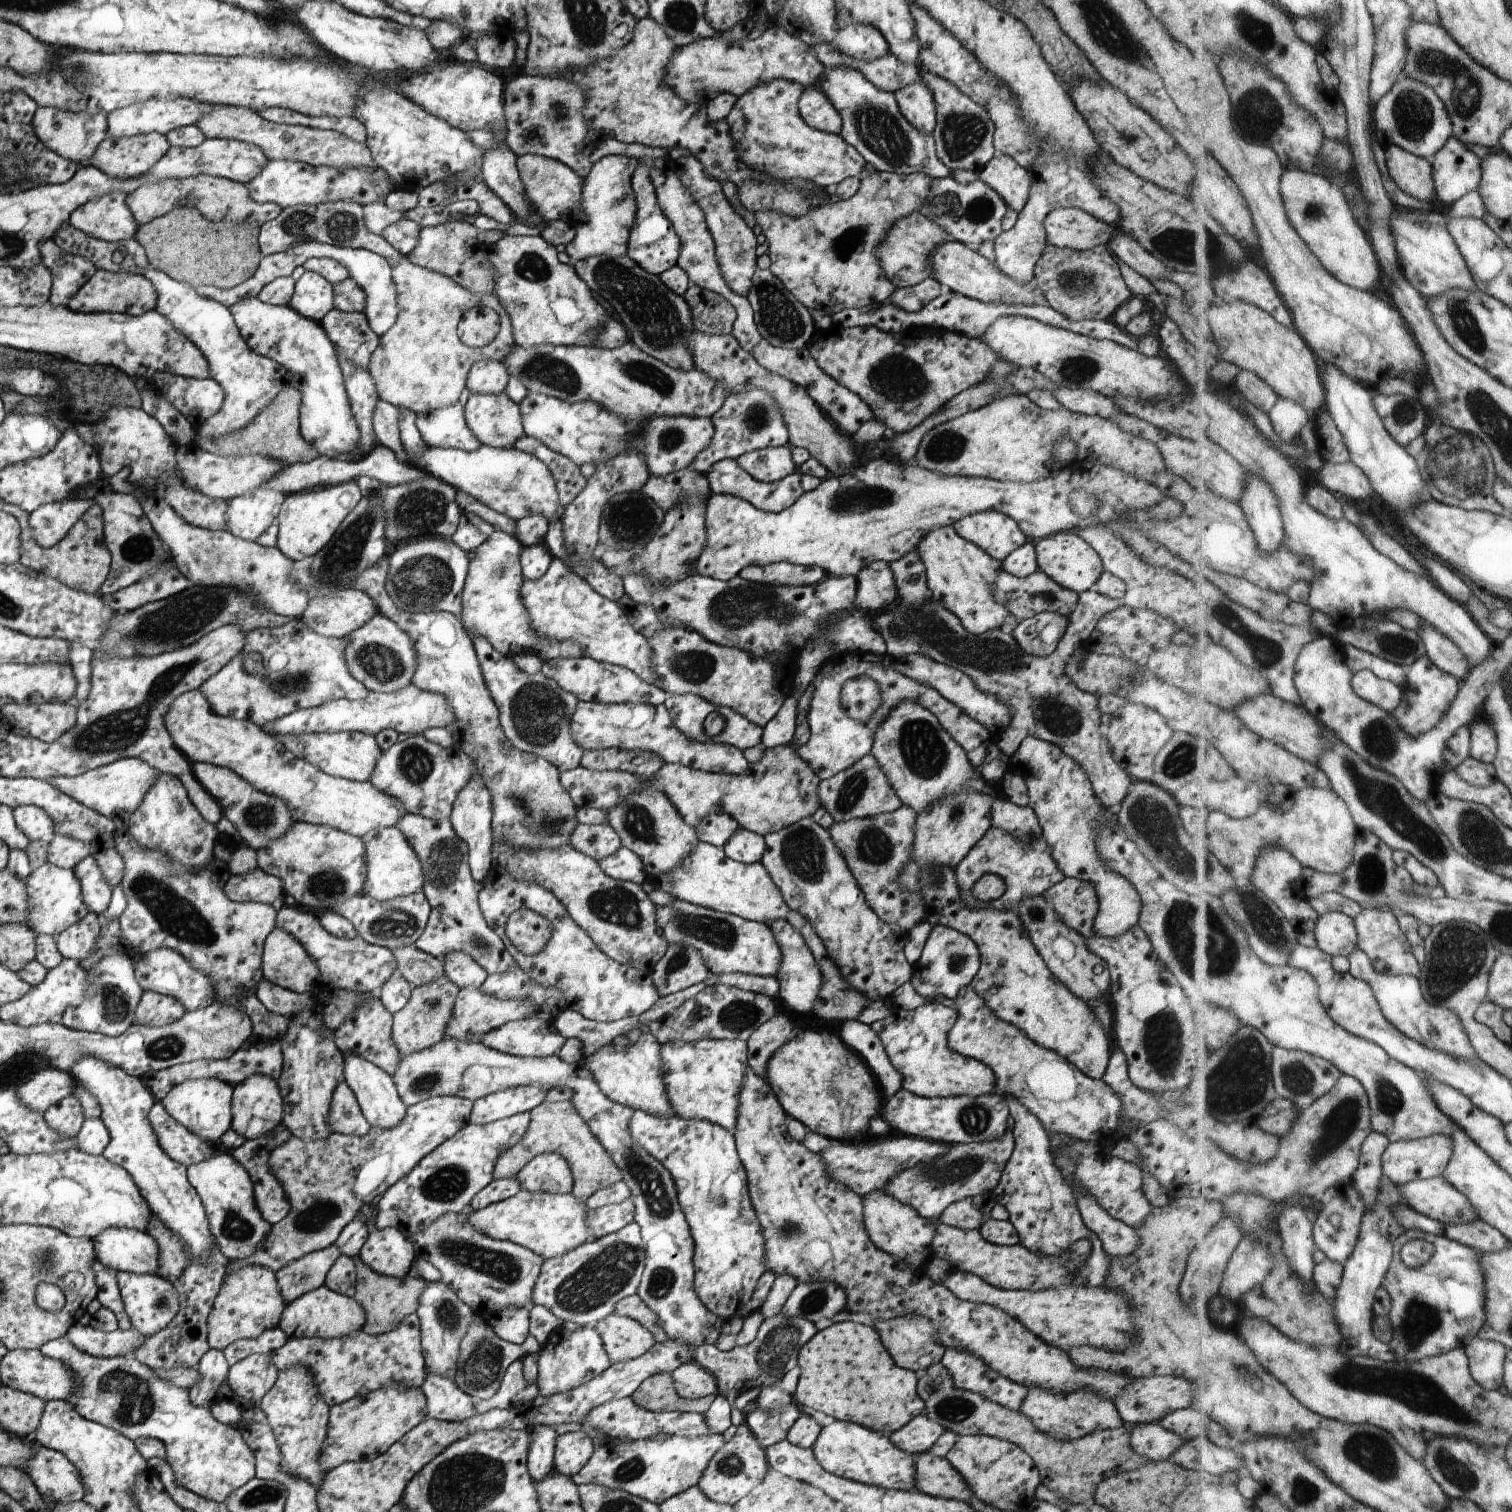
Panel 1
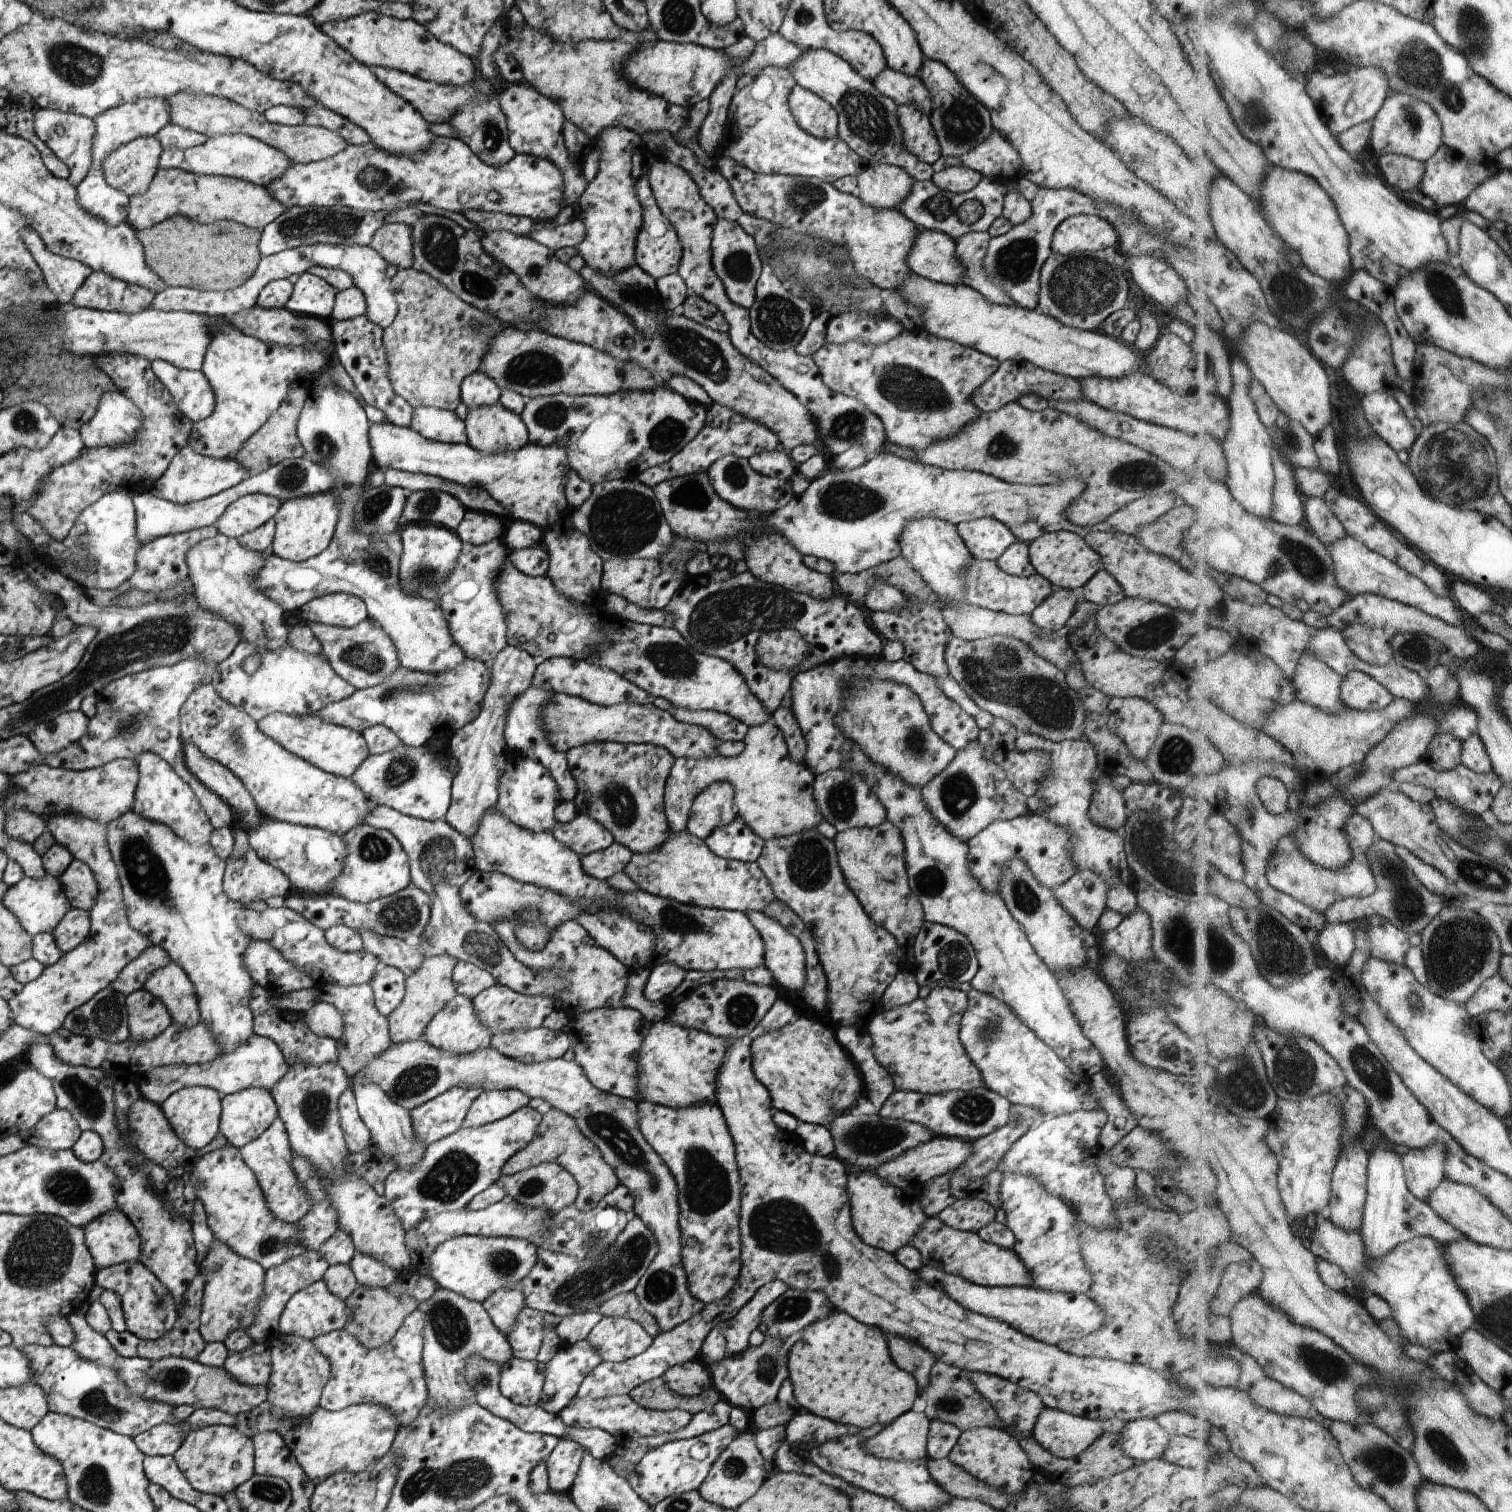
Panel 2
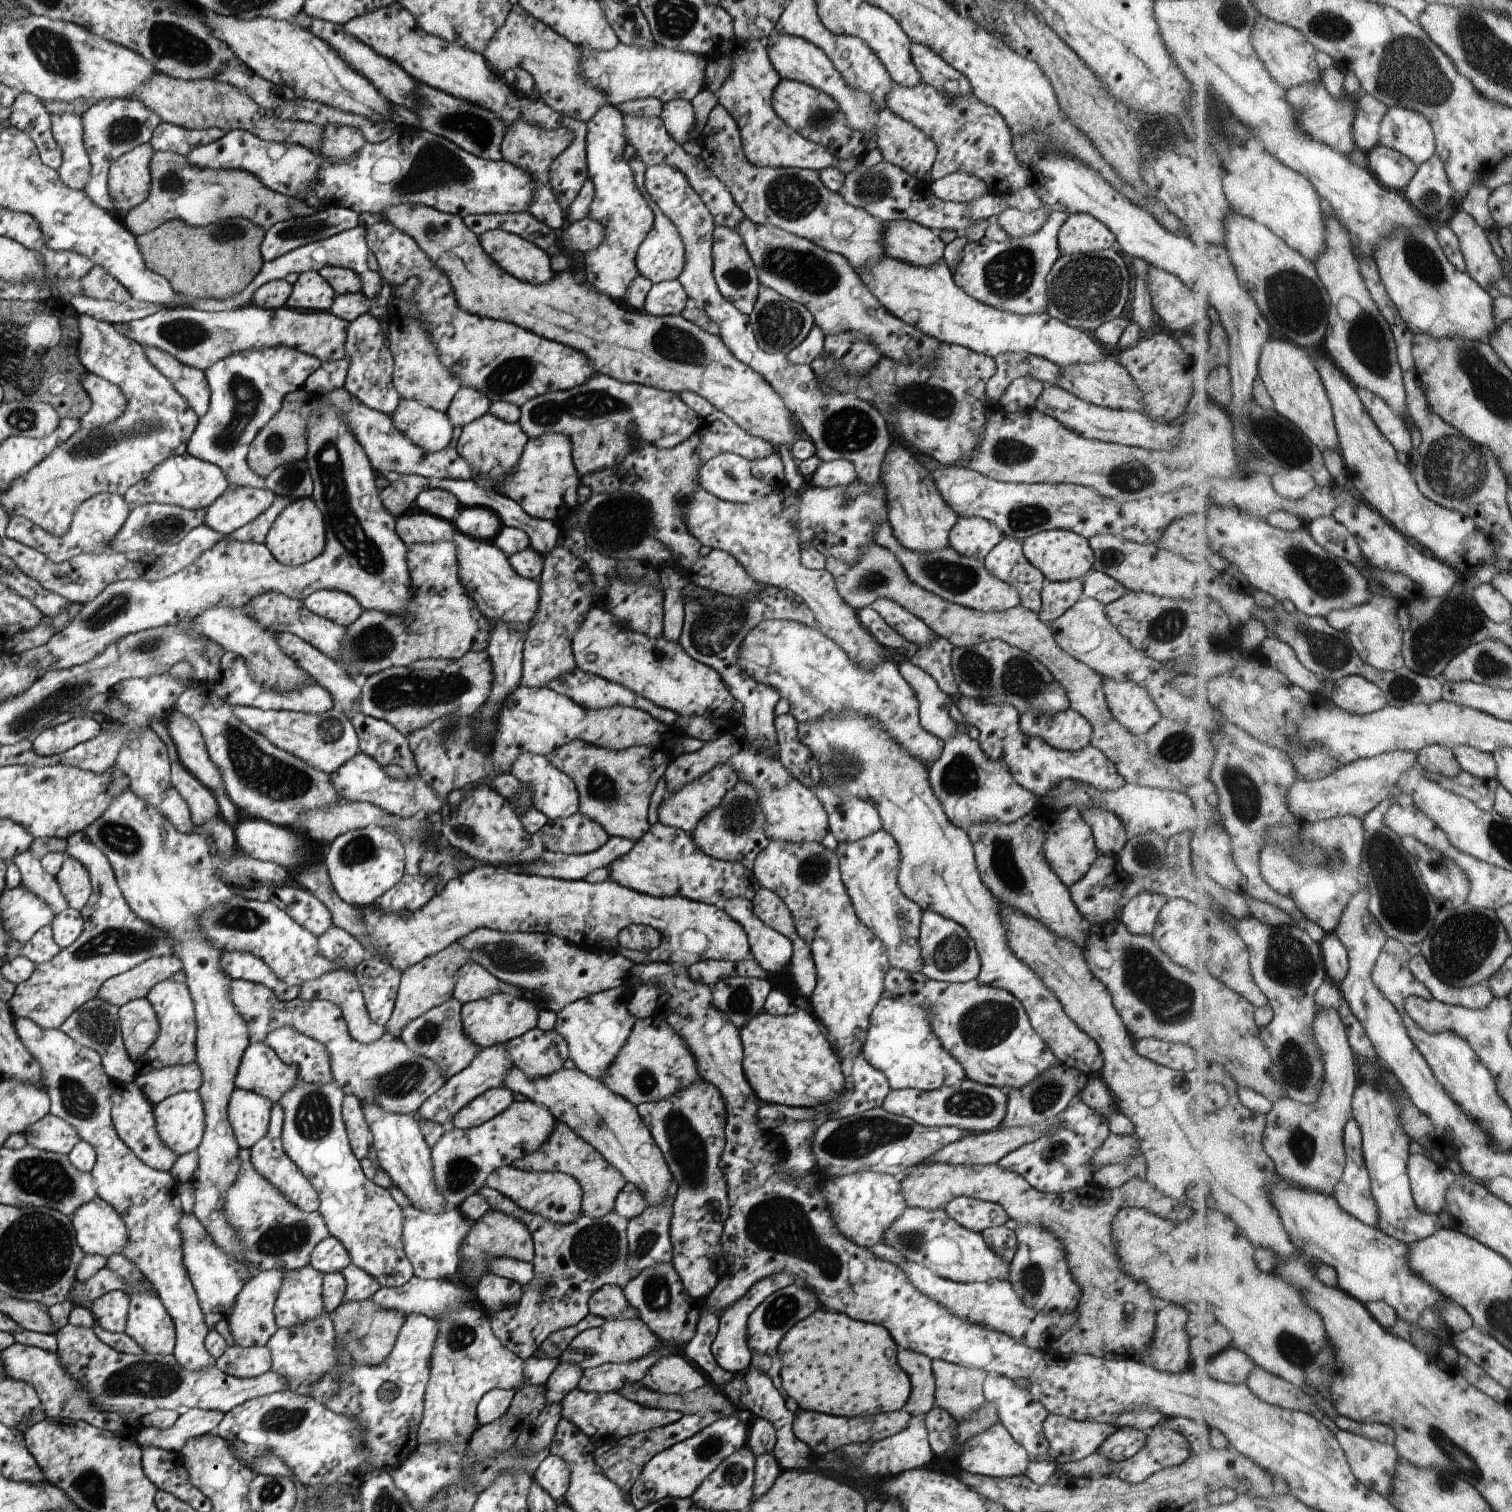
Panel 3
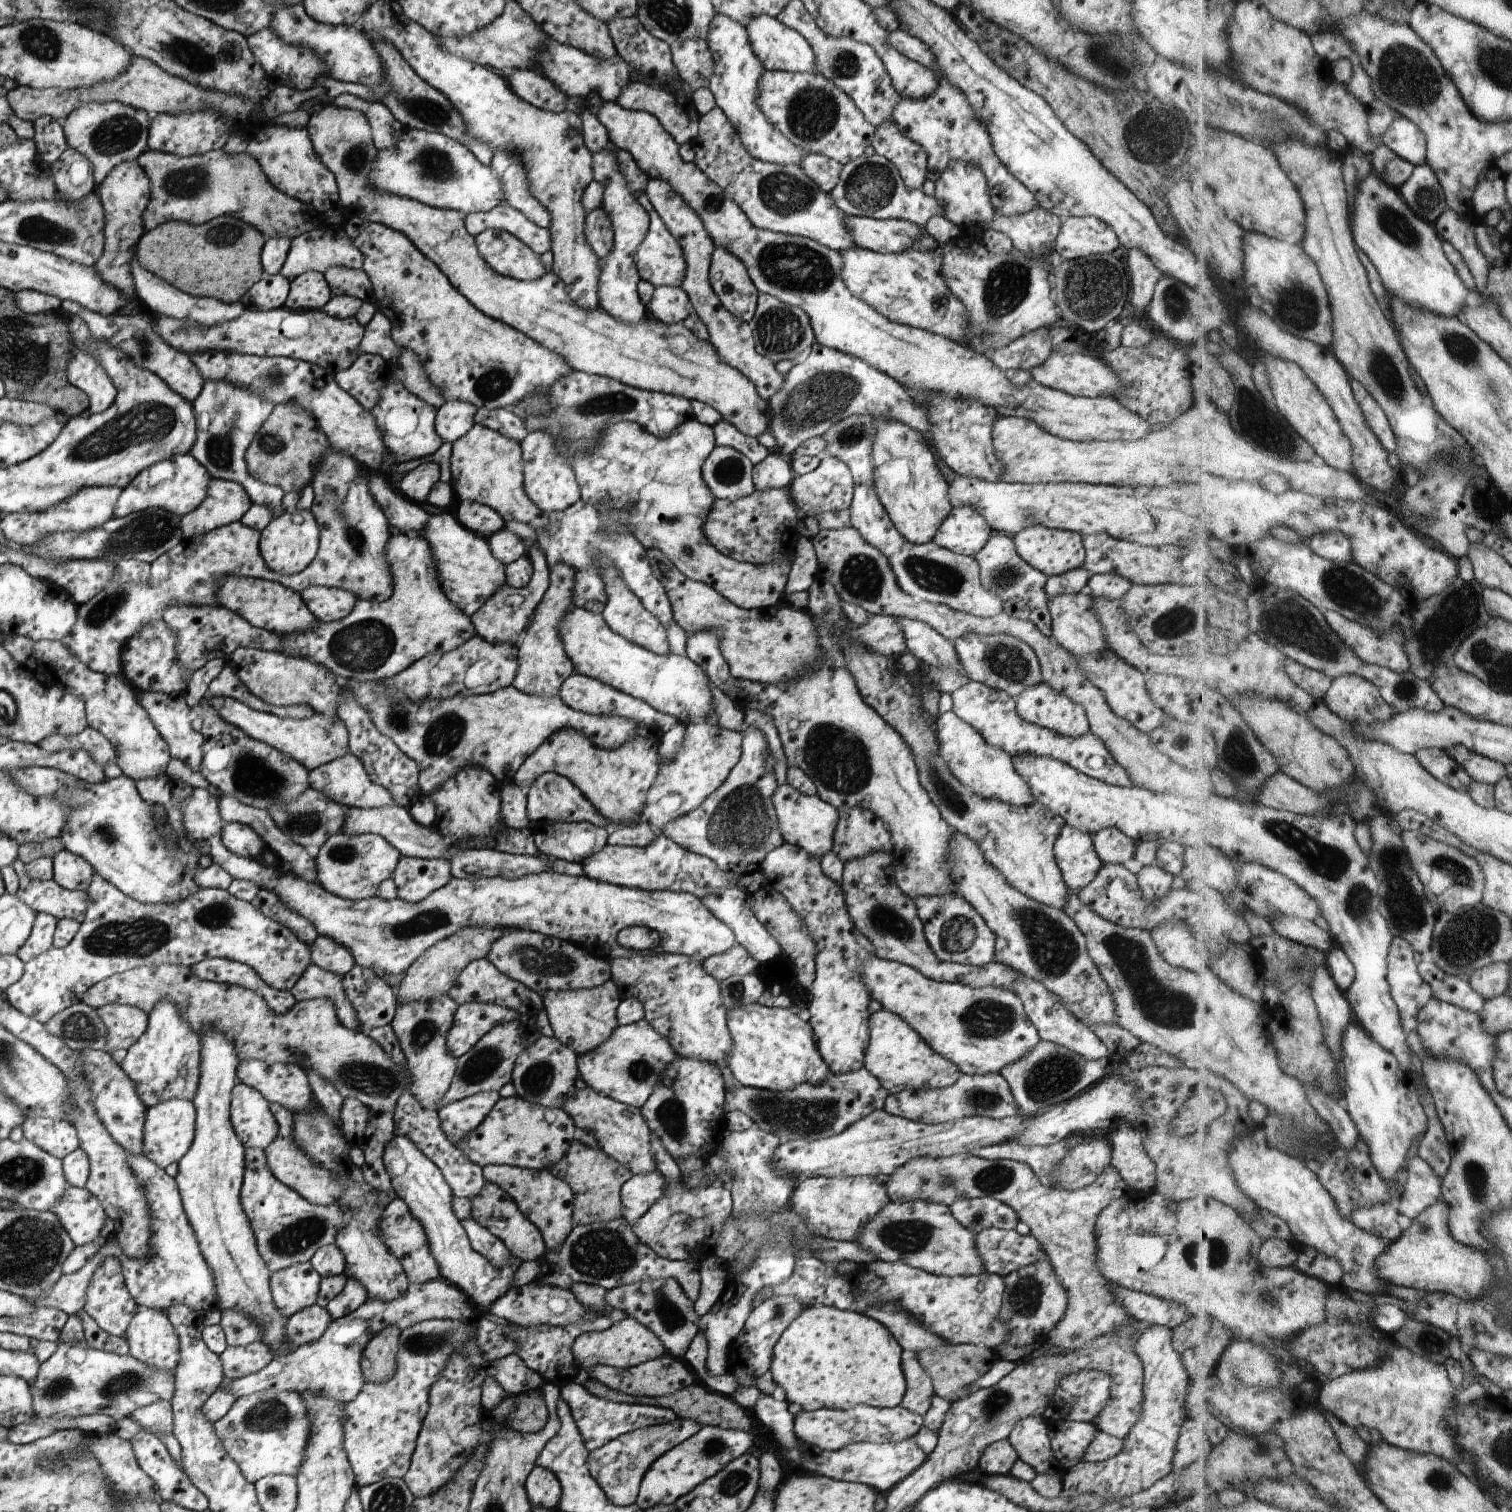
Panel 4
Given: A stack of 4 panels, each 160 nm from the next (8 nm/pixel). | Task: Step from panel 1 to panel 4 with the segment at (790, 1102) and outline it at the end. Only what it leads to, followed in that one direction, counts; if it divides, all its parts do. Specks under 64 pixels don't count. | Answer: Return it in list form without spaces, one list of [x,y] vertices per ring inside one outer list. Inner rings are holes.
[[[755,1002],[726,1009],[725,1022],[730,1049],[724,1056],[724,1064],[740,1085],[782,1092],[801,1083],[822,1084],[825,1073],[829,1073],[814,1045],[809,1023],[800,1020],[790,1008],[768,1007]]]

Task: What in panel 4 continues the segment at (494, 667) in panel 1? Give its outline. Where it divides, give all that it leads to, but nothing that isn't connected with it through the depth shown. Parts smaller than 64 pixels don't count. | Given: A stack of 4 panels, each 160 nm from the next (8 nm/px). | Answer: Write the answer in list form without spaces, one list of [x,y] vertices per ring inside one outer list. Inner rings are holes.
[[[552,773],[540,774],[533,784],[525,792],[526,795],[526,817],[532,829],[543,821],[552,823],[577,823],[588,822],[594,827],[601,827],[610,835],[617,827],[609,819],[606,819],[600,812],[597,812],[591,803],[583,798],[578,788],[563,775]]]

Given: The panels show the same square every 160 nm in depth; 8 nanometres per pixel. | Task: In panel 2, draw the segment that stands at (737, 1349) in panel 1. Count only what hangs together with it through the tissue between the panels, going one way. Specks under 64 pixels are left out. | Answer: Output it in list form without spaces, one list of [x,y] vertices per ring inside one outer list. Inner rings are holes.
[[[764,1336],[763,1342],[756,1347],[745,1349],[742,1353],[723,1357],[719,1362],[709,1367],[713,1387],[732,1407],[755,1410],[763,1405],[776,1402],[777,1390],[781,1382],[787,1378],[785,1356],[787,1352],[781,1348],[783,1340]]]

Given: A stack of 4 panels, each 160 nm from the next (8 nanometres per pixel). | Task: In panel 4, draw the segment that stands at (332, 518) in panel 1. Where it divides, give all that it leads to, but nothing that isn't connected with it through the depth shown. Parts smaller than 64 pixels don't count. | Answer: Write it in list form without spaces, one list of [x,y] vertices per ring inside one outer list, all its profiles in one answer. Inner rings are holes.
[[[287,509],[278,517],[273,517],[267,526],[260,530],[259,549],[263,564],[278,575],[296,575],[307,568],[316,557],[319,545],[319,526],[309,510]]]

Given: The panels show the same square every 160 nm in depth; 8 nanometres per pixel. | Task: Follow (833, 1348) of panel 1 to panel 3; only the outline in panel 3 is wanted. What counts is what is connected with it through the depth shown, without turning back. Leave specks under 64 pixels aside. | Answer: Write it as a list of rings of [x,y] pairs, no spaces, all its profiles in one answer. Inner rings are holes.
[[[817,1308],[786,1330],[778,1342],[781,1386],[803,1411],[851,1418],[857,1414],[872,1416],[877,1412],[901,1410],[910,1393],[910,1382],[896,1363],[898,1347],[895,1346],[889,1331],[880,1324],[856,1321],[845,1313]],[[865,1350],[869,1350],[873,1358],[859,1354]],[[881,1352],[893,1352],[893,1356]]]

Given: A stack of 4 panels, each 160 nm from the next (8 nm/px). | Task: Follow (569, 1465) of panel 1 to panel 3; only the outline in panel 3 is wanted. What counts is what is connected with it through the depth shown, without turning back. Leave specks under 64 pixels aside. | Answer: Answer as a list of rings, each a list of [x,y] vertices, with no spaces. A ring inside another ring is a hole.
[[[549,1452],[536,1466],[532,1480],[552,1499],[562,1500],[569,1484],[569,1469],[561,1457]]]

